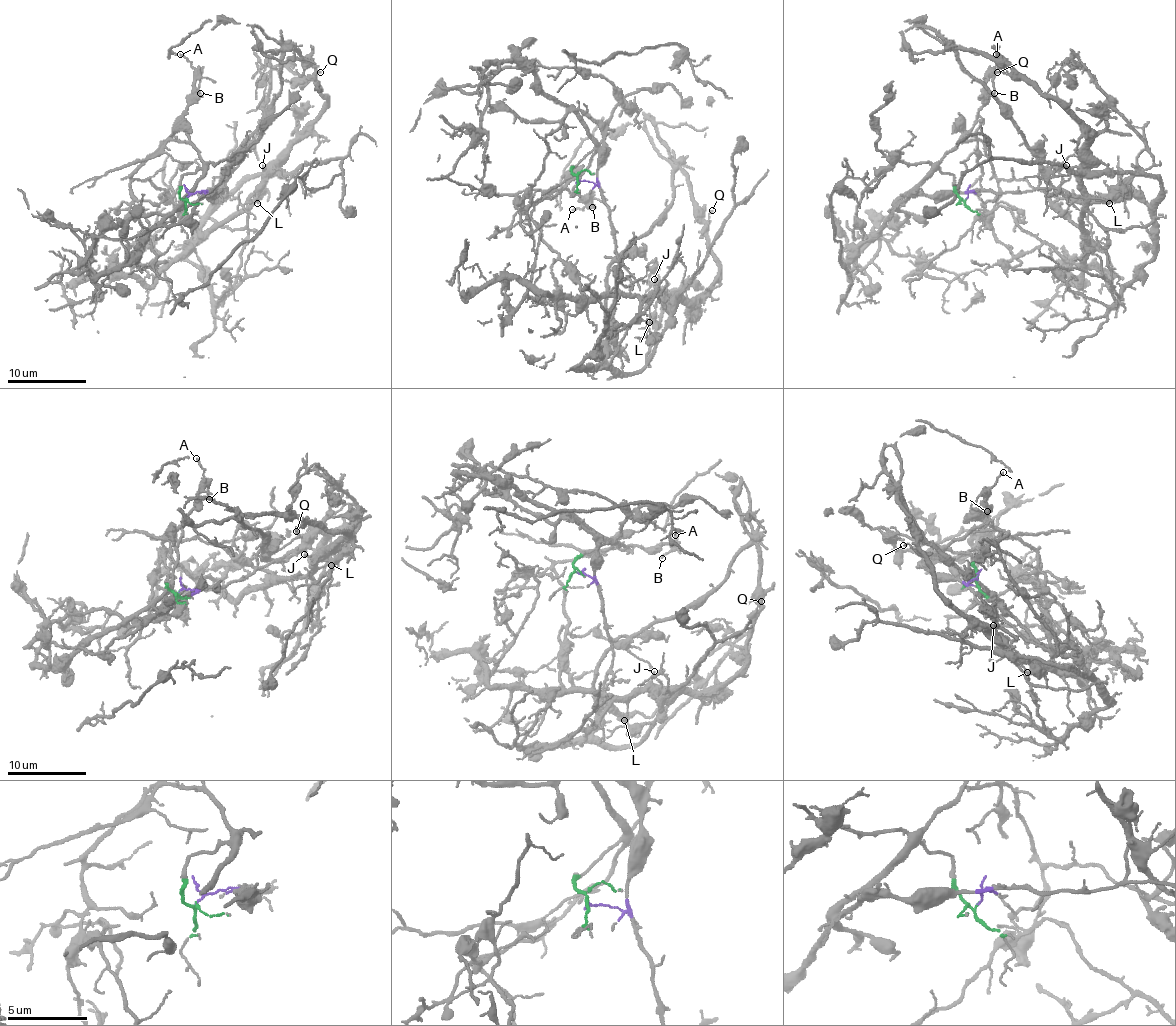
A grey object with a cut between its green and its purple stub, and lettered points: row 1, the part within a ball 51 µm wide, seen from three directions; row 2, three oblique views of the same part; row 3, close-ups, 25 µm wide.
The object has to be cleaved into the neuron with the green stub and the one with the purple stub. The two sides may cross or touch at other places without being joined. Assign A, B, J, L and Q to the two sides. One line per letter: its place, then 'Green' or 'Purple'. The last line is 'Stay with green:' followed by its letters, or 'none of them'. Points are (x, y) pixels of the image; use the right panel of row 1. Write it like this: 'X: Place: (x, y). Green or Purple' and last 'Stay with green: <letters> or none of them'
A: Place: (996, 54). Green
B: Place: (994, 93). Green
J: Place: (1066, 165). Purple
L: Place: (1109, 203). Purple
Q: Place: (997, 72). Purple
Stay with green: A, B

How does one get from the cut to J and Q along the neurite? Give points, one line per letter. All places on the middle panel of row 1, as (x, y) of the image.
J: (577, 180), (589, 180), (601, 192), (618, 277), (630, 281), (632, 294), (648, 296), (656, 286), (654, 279)
Q: (577, 180), (599, 188), (618, 277), (640, 296), (699, 296), (719, 273), (707, 237), (713, 210)

